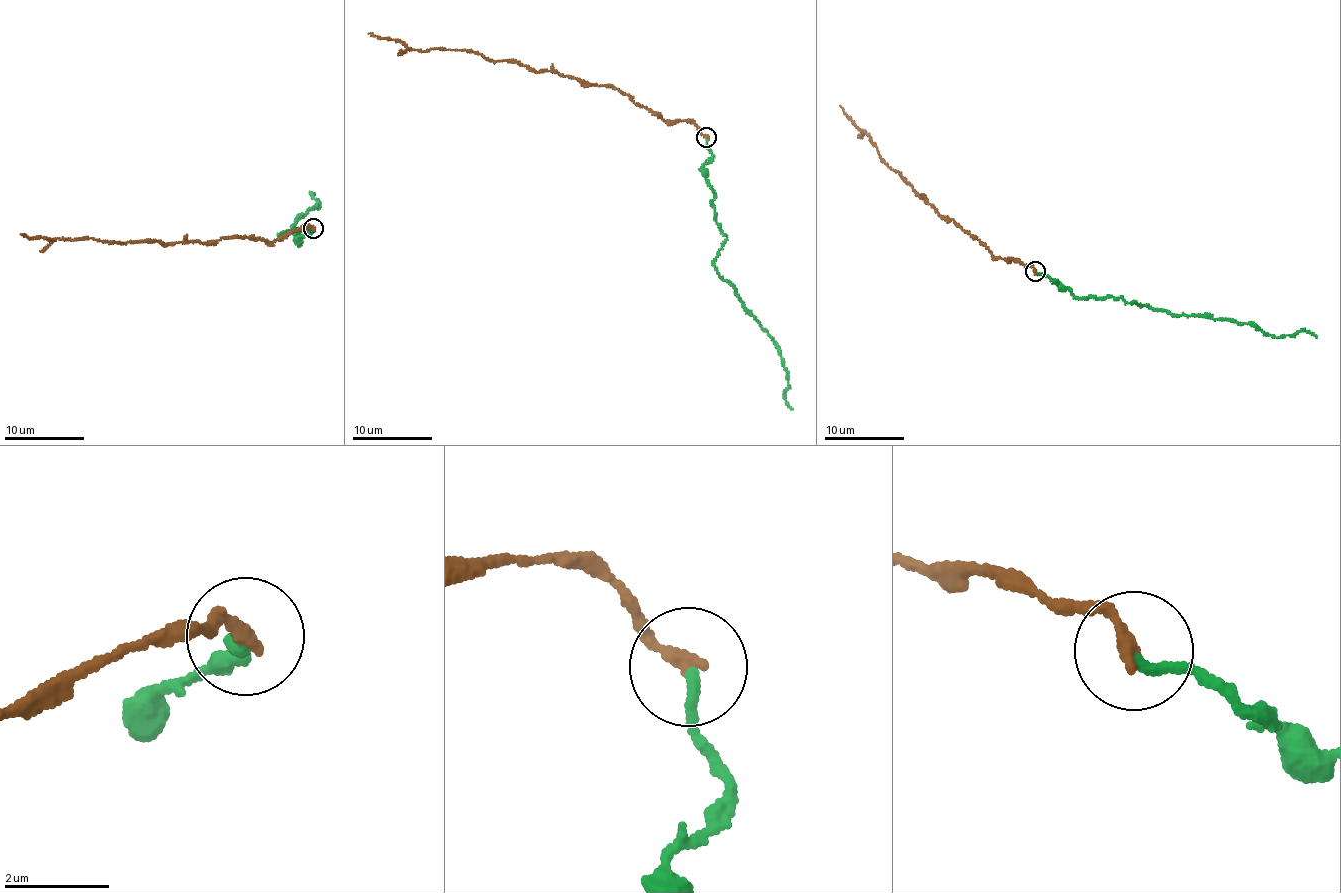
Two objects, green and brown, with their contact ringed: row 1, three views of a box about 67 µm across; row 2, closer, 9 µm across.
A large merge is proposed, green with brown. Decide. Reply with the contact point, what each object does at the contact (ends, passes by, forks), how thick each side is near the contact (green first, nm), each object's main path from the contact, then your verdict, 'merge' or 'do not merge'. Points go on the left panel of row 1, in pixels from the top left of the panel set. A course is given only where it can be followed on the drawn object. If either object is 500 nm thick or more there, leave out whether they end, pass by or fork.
place (313, 228); green ends; brown ends; calibres 190 and 280 nm; course green (312, 228), (300, 236), (301, 244), (293, 234), (300, 230), (279, 234), (319, 207), (310, 192), (315, 195); course brown (312, 228), (304, 227), (267, 243), (240, 236), (161, 244), (20, 234); do not merge

